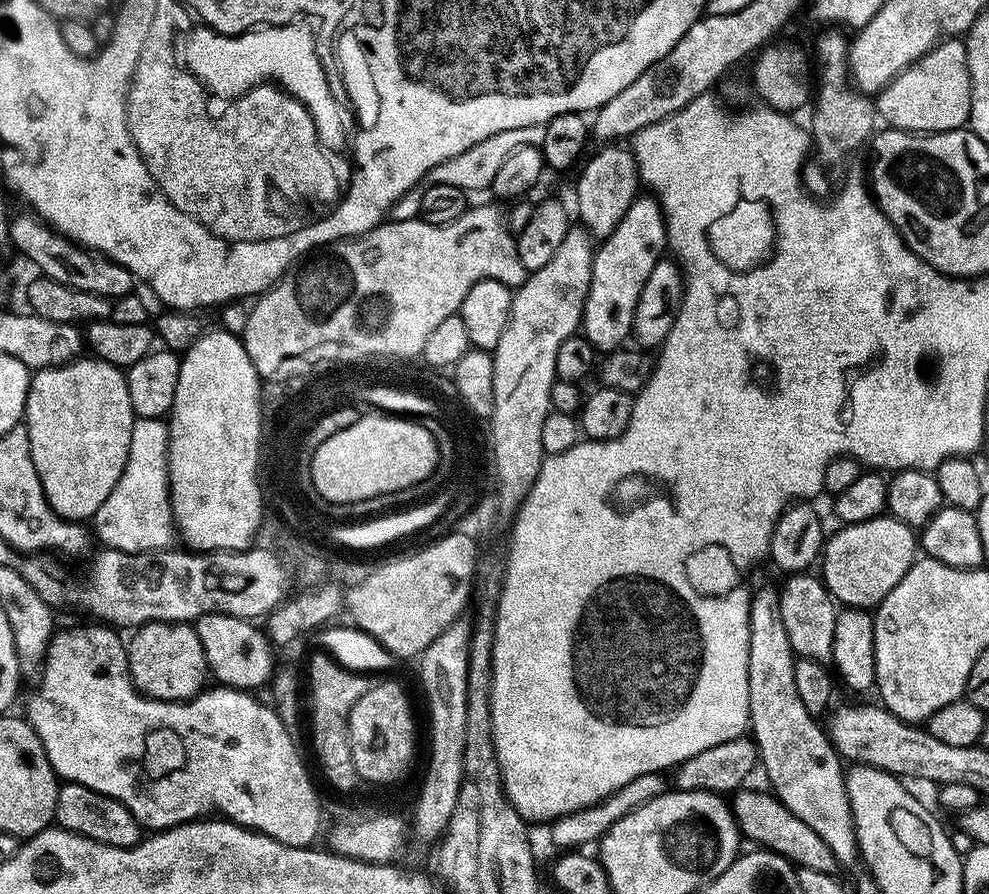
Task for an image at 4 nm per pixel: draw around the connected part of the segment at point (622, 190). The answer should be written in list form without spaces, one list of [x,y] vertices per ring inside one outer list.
[[[612,142],[601,147],[604,148],[601,152],[594,153],[592,157],[589,155],[583,161],[579,169],[580,177],[576,180],[576,212],[580,215],[579,223],[596,242],[603,242],[614,230],[614,226],[622,222],[622,214],[630,210],[641,187],[631,147],[619,148],[620,146],[619,143]]]

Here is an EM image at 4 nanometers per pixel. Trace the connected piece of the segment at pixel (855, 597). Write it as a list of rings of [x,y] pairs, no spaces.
[[[890,514],[873,520],[845,524],[827,537],[822,549],[822,579],[829,596],[846,608],[875,609],[902,582],[906,570],[918,559],[918,536],[908,524]]]

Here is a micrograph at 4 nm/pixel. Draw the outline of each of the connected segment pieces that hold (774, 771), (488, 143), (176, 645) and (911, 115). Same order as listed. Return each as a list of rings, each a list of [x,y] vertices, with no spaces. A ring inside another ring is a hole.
[[[764,584],[757,592],[755,589],[751,593],[748,625],[748,719],[762,772],[764,768],[764,776],[772,783],[770,788],[776,799],[784,803],[790,814],[802,818],[822,842],[826,842],[837,865],[841,869],[852,868],[858,864],[858,849],[848,791],[844,785],[846,768],[825,729],[816,725],[819,724],[817,717],[811,716],[806,706],[802,706],[802,698],[798,698],[794,686],[794,666],[798,657],[792,651],[790,638],[786,638],[786,626],[782,626],[780,593],[775,587]]]
[[[535,124],[534,126],[522,126],[514,130],[502,130],[498,134],[490,134],[490,138],[482,138],[482,142],[470,146],[470,150],[462,150],[462,154],[458,154],[454,158],[434,166],[434,170],[430,170],[430,174],[426,174],[415,186],[410,190],[406,190],[406,194],[402,194],[402,198],[398,198],[398,202],[394,202],[390,213],[391,219],[417,219],[420,215],[422,194],[427,188],[435,184],[458,186],[469,194],[475,194],[479,188],[484,188],[484,190],[491,189],[494,182],[494,174],[498,174],[498,169],[502,167],[502,162],[506,162],[506,158],[510,158],[510,154],[514,154],[514,150],[518,150],[523,144],[540,145],[543,137],[544,125]]]
[[[146,624],[131,633],[132,641],[127,641],[128,672],[132,675],[132,685],[143,696],[151,696],[153,700],[190,700],[205,687],[204,676],[209,675],[208,663],[202,650],[202,642],[198,638],[195,627],[186,624]]]
[[[963,39],[941,40],[906,70],[902,70],[875,97],[879,119],[885,125],[902,132],[927,134],[929,132],[949,132],[965,127],[972,115],[972,79],[968,69],[968,45]]]

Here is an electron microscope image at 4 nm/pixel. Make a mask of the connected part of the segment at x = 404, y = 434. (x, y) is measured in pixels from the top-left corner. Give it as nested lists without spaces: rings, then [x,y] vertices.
[[[372,414],[376,416],[363,416],[361,415],[357,420],[351,424],[349,428],[340,429],[333,437],[326,439],[316,448],[316,452],[312,458],[312,482],[314,487],[318,490],[319,494],[324,496],[332,504],[350,504],[357,501],[358,498],[367,498],[374,496],[386,496],[390,490],[397,488],[410,487],[415,481],[420,481],[428,478],[434,471],[437,464],[437,451],[435,438],[431,436],[429,430],[422,427],[419,422],[410,421],[408,418],[401,418],[396,414]]]

